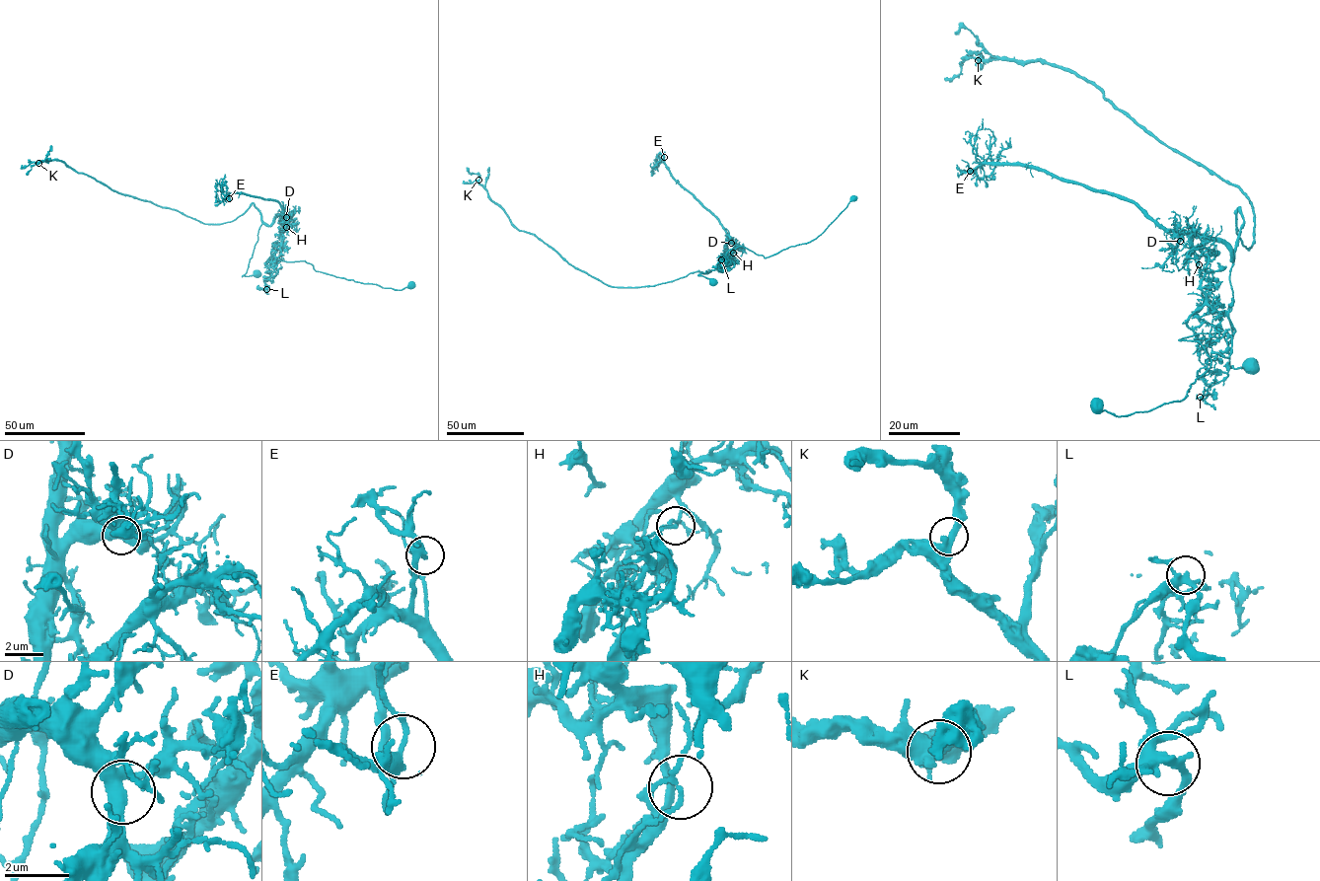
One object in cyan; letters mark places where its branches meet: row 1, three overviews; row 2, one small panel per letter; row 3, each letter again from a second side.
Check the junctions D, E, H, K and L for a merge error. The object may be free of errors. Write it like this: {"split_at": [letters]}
{"split_at": ["H"]}

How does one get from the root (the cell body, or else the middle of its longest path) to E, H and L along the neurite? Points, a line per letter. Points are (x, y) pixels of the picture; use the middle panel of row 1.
E: (713, 281), (698, 275), (721, 267), (726, 230), (673, 177), (663, 162), (664, 157)
H: (713, 281), (698, 275), (721, 268), (727, 256), (733, 251), (733, 253)
L: (713, 281), (698, 275), (721, 268), (730, 254), (722, 266), (728, 270), (731, 261), (722, 271), (721, 259)

